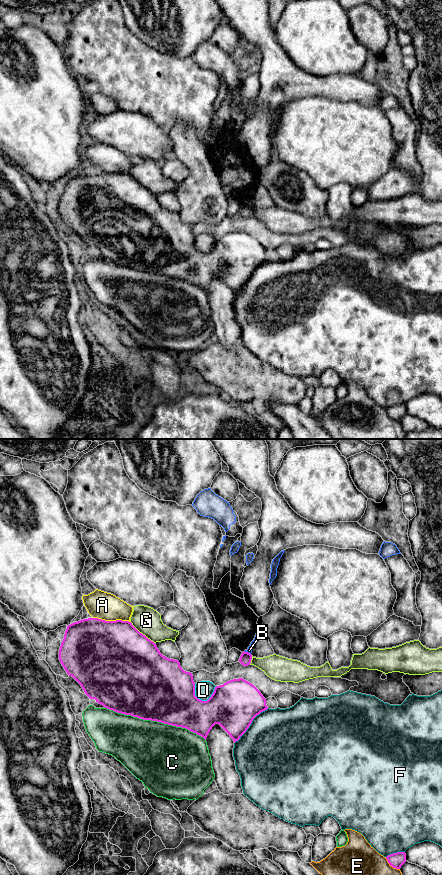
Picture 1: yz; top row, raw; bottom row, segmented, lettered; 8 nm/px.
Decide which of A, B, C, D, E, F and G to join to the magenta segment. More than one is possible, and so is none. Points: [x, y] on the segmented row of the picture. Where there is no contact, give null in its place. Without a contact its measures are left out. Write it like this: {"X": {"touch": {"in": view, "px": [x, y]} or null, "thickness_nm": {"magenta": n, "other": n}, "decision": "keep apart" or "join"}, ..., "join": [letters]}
{"A": {"touch": {"in": "yz", "px": [111, 621]}, "thickness_nm": {"magenta": 500, "other": 220}, "decision": "keep apart"}, "B": {"touch": {"in": "yz", "px": [247, 652]}, "thickness_nm": {"magenta": 100, "other": 50}, "decision": "keep apart"}, "C": {"touch": {"in": "yz", "px": [155, 720]}, "thickness_nm": {"magenta": 500, "other": 480}, "decision": "keep apart"}, "D": {"touch": {"in": "yz", "px": [208, 699]}, "thickness_nm": {"magenta": 380, "other": 140}, "decision": "keep apart"}, "E": {"touch": {"in": "yz", "px": [391, 865]}, "thickness_nm": {"magenta": 120, "other": 260}, "decision": "keep apart"}, "F": {"touch": {"in": "yz", "px": [250, 724]}, "thickness_nm": {"magenta": 380, "other": 500}, "decision": "keep apart"}, "G": {"touch": {"in": "yz", "px": [141, 633]}, "thickness_nm": {"magenta": 500, "other": 220}, "decision": "keep apart"}, "join": []}

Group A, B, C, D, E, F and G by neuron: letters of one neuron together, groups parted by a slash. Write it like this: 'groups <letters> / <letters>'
groups A / B / C / D / E / F / G

